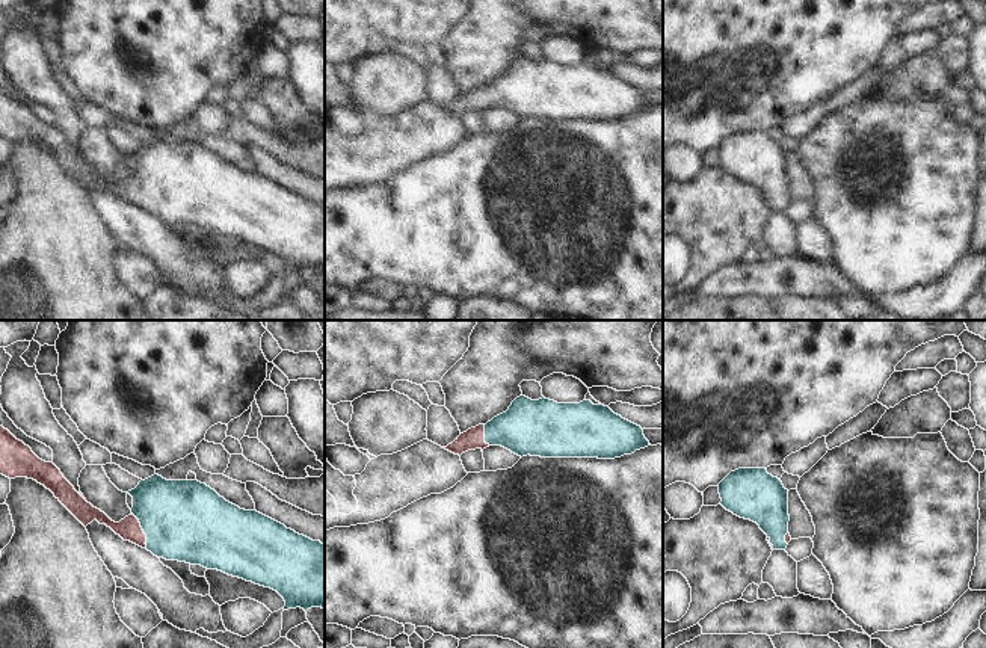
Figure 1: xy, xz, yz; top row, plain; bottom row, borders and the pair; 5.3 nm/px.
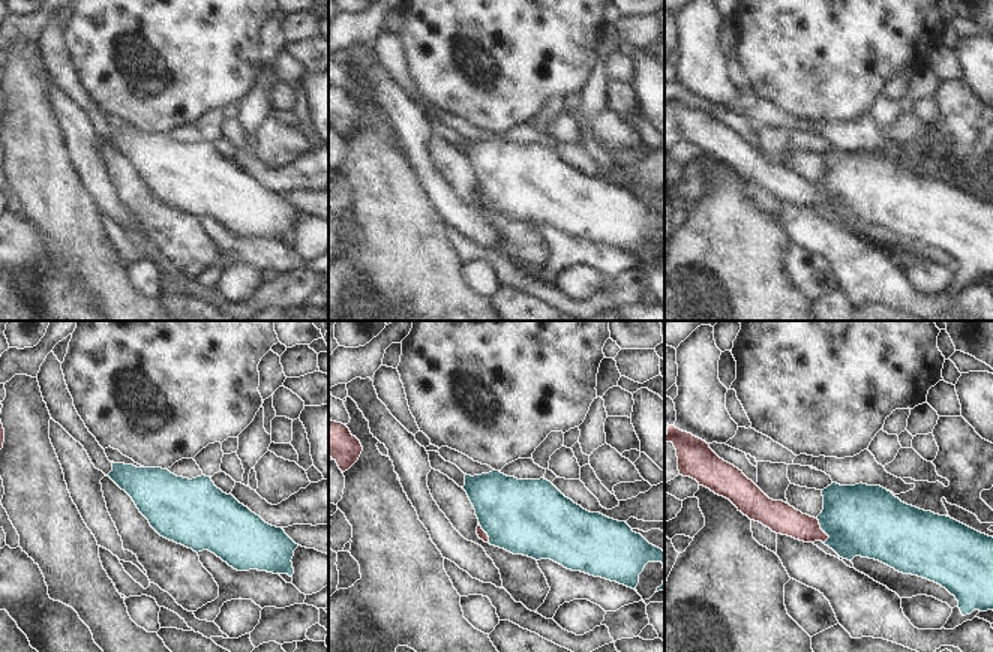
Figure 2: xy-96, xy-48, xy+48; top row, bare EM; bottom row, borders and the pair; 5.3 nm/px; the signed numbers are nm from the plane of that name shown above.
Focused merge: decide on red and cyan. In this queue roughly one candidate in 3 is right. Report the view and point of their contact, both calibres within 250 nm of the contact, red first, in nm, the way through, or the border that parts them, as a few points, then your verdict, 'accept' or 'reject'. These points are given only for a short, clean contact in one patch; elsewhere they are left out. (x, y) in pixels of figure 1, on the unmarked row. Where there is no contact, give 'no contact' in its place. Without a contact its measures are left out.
contact xy (142, 192); calibres 120 and 440 nm; way xy (129, 191), (142, 192), (163, 182), (184, 182); accept

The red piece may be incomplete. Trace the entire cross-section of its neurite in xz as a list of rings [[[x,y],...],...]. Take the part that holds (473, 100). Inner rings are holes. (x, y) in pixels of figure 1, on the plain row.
[[[516,59],[509,71],[486,86],[461,95],[442,109],[454,116],[501,107],[518,118],[615,121],[645,110],[643,91],[609,68],[557,65]]]

